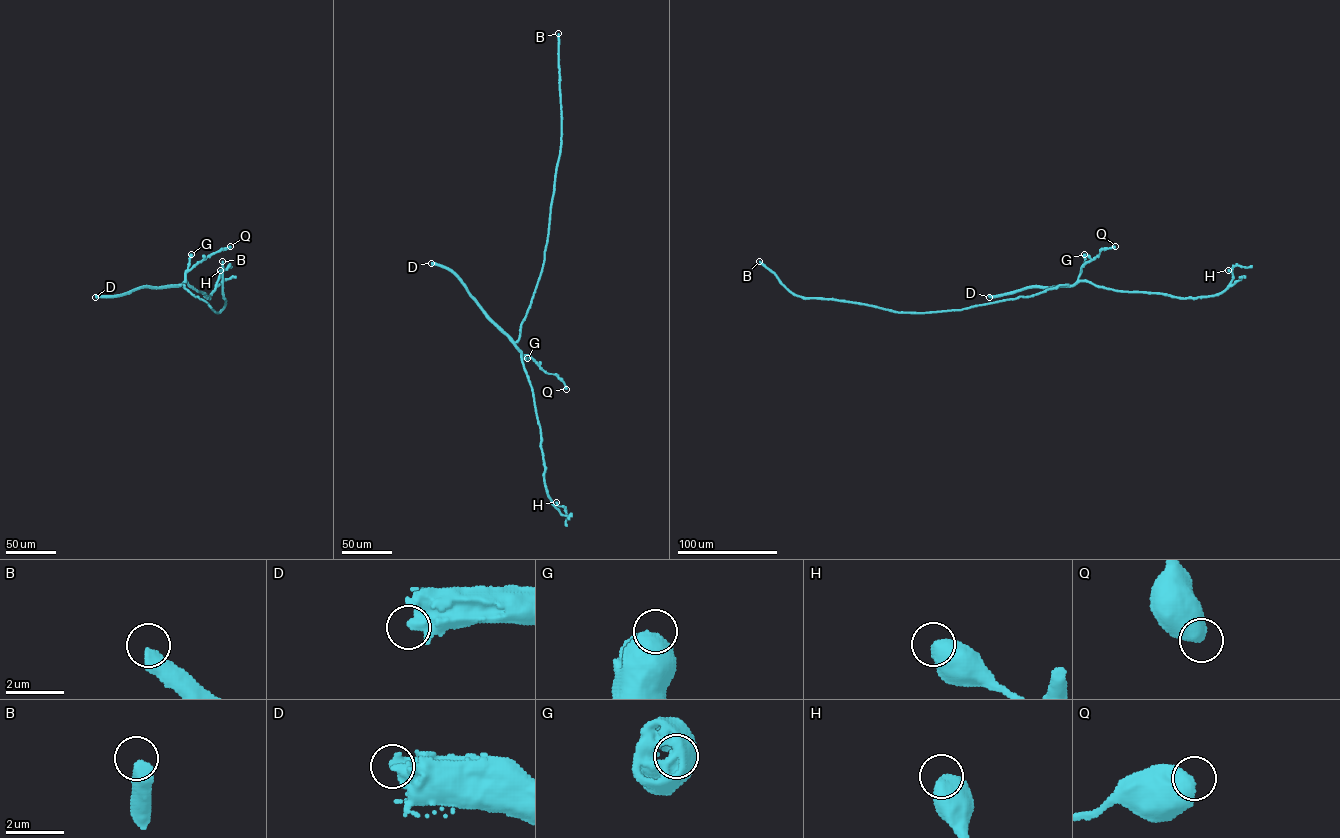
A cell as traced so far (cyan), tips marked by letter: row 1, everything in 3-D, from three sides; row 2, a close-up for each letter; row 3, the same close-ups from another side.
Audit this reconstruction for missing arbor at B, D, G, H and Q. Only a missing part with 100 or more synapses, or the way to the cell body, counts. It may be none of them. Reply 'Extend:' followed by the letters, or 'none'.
Extend: B

